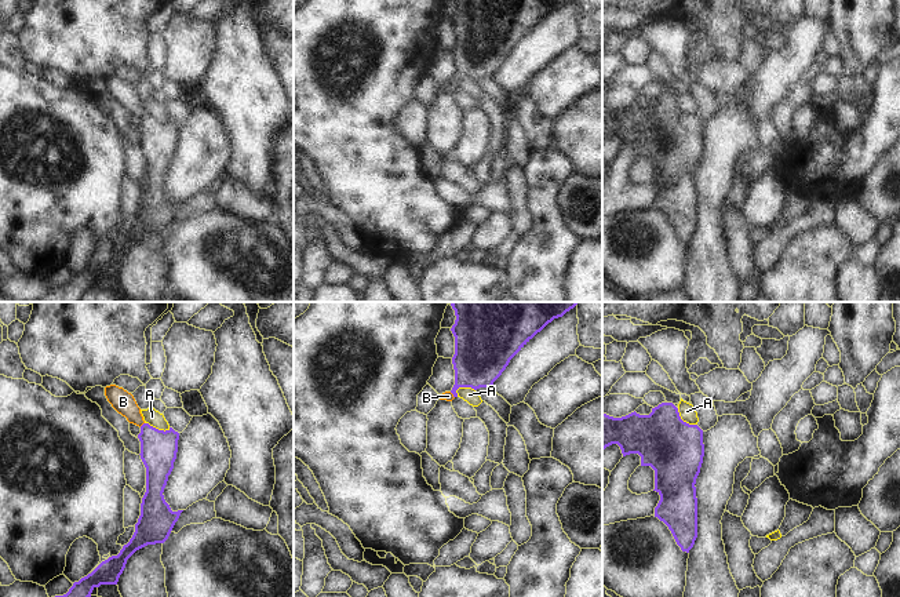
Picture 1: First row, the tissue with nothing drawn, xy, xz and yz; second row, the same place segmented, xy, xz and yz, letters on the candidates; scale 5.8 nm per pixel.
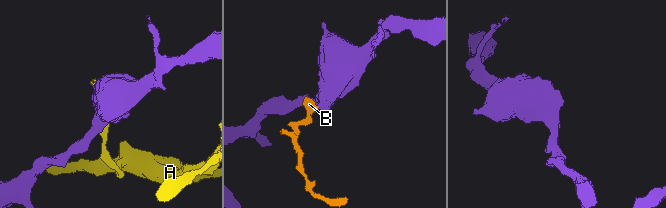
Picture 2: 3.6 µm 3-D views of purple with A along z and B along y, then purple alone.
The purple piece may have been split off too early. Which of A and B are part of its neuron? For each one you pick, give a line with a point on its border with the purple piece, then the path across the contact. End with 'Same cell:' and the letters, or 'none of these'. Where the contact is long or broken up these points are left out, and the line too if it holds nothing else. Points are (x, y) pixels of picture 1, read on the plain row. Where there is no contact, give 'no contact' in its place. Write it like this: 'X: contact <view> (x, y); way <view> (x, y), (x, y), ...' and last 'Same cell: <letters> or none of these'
B: contact xy (142, 116); way xy (159, 139), (142, 116), (123, 93)
Same cell: B

